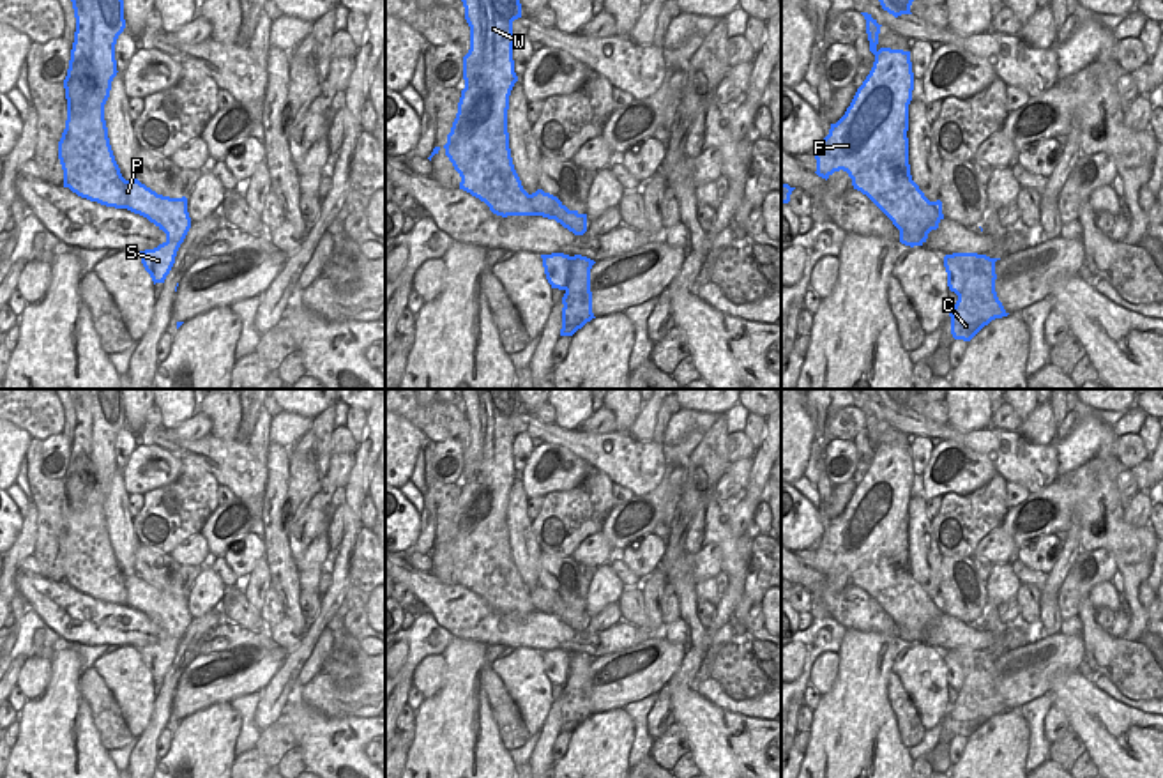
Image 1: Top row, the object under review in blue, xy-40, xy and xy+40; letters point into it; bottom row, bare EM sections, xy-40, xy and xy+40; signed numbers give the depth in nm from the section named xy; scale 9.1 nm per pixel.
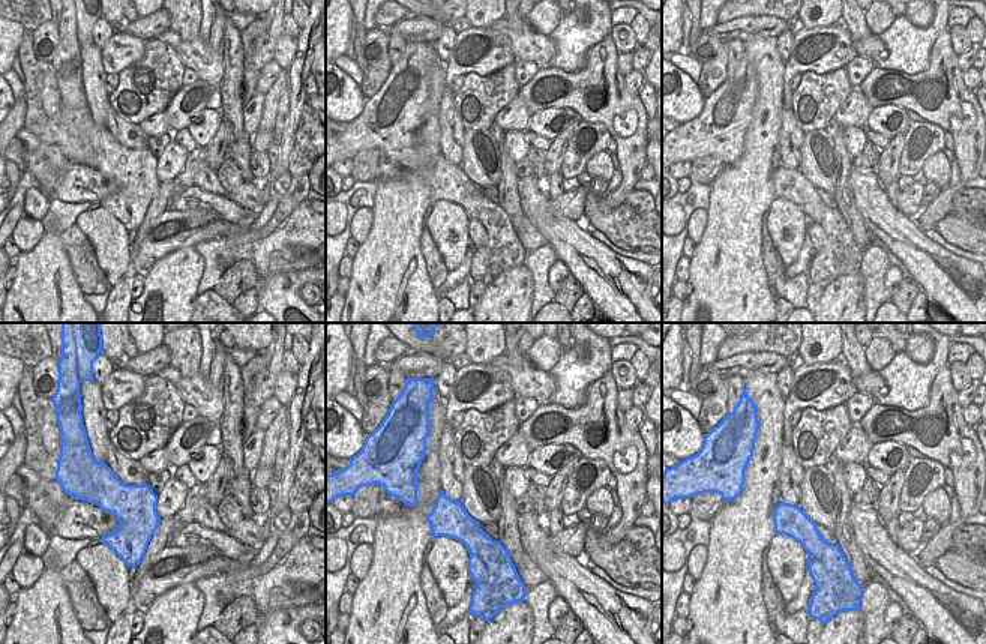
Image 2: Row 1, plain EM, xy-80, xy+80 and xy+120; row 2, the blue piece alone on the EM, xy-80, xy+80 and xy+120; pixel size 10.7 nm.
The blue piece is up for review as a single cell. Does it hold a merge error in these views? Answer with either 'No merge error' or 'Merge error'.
Merge error

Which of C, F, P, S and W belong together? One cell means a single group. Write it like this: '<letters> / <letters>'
C P S / F W

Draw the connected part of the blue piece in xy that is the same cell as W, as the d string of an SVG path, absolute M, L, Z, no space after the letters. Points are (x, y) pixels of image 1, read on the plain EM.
M483 389L481 428L479 428L479 458L483 460L475 472L479 481L488 481L490 490L483 492L483 513L467 515L461 500L452 518L445 552L460 569L460 585L484 598L490 606L497 606L493 598L498 594L497 585L486 580L484 546L479 546L483 523L507 522L509 492L518 477L513 456L513 417L521 414L518 389Z

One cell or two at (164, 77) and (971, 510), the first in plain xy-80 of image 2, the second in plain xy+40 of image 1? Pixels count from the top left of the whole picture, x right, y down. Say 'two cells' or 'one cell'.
one cell

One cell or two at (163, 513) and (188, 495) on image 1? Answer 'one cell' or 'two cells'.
one cell

